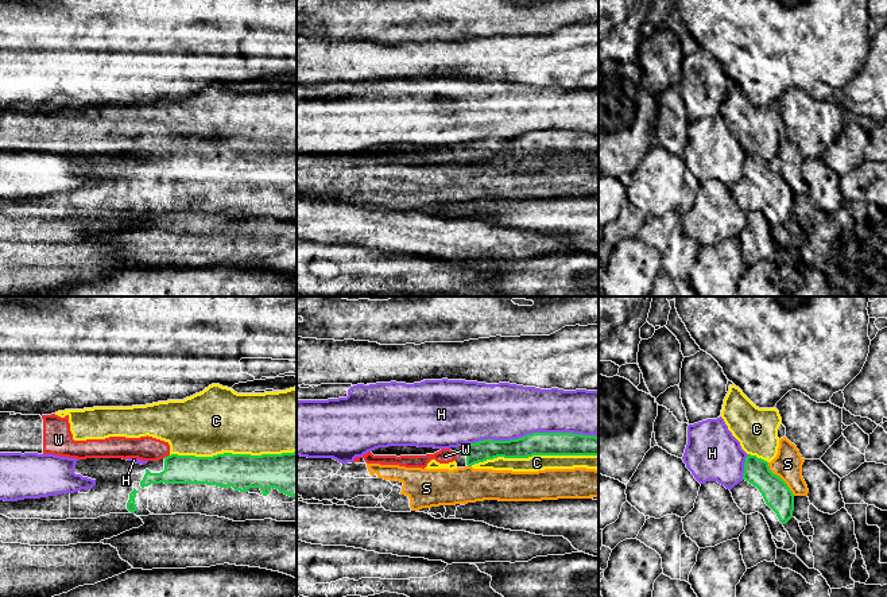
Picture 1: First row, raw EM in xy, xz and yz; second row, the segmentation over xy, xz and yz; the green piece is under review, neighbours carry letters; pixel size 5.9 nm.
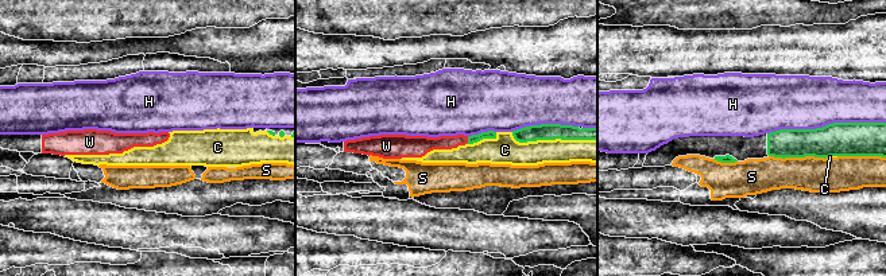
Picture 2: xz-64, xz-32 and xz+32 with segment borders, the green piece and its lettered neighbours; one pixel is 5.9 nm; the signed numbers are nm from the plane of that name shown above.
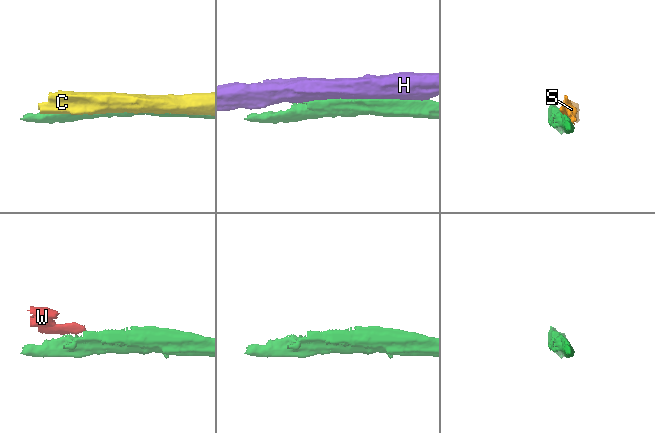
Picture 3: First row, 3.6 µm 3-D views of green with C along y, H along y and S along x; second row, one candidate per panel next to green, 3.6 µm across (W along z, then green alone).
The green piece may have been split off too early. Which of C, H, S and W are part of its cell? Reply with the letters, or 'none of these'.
none of these

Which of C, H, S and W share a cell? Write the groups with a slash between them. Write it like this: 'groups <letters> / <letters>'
groups C W / H / S

